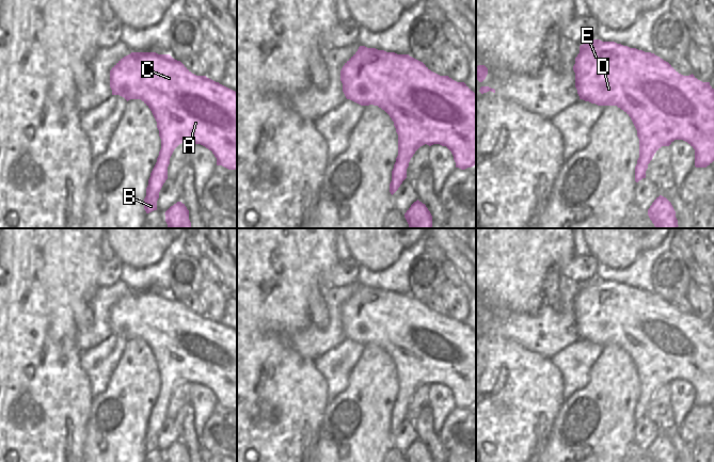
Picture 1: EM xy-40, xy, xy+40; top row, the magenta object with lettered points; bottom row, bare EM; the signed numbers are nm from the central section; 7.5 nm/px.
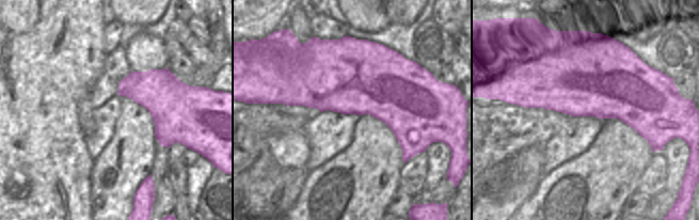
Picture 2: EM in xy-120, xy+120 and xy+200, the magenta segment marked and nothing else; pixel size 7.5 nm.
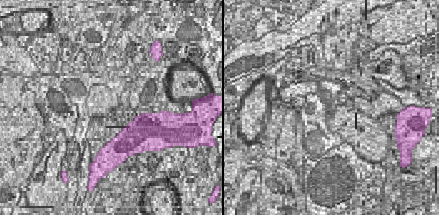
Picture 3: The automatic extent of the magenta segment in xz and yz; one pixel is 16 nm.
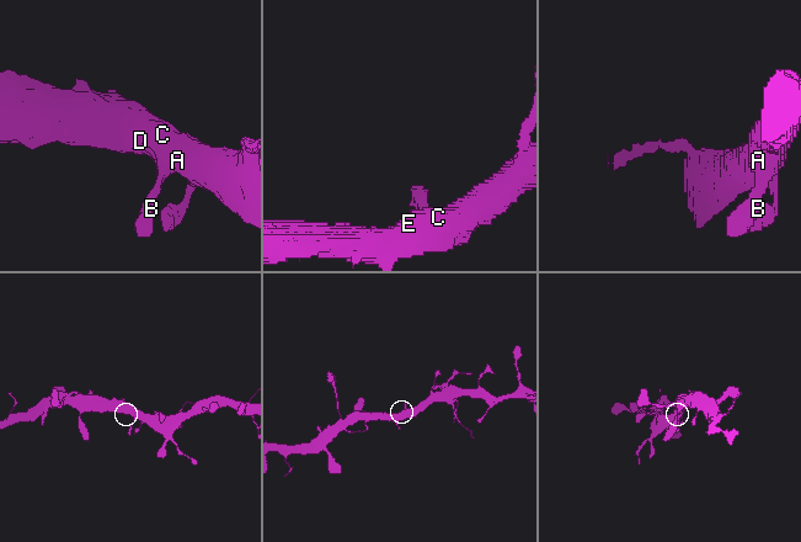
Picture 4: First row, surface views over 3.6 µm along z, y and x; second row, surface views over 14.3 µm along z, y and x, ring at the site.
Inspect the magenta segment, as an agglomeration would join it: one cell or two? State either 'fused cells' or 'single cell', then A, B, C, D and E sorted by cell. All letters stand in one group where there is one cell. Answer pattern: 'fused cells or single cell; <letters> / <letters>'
single cell; A B C D E

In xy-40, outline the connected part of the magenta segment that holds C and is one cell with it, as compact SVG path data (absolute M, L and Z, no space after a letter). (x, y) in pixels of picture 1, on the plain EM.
M131 291L121 298L110 309L110 326L112 334L120 334L127 340L141 338L152 350L161 378L161 388L157 401L150 412L144 448L146 452L157 449L159 431L168 418L168 405L174 388L181 382L201 383L212 391L217 404L228 409L237 409L237 332L206 315L192 313L180 300L170 293L156 291Z

